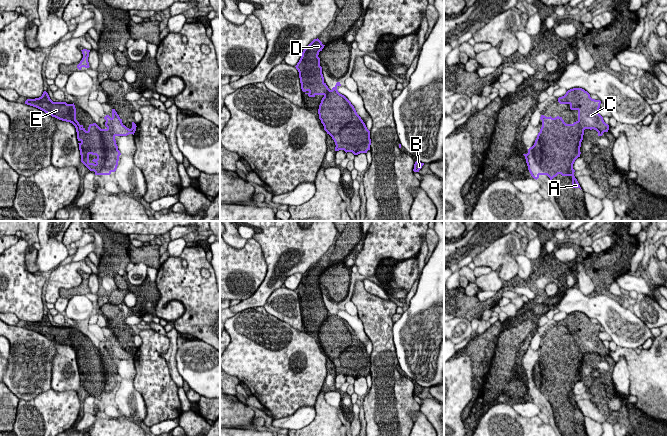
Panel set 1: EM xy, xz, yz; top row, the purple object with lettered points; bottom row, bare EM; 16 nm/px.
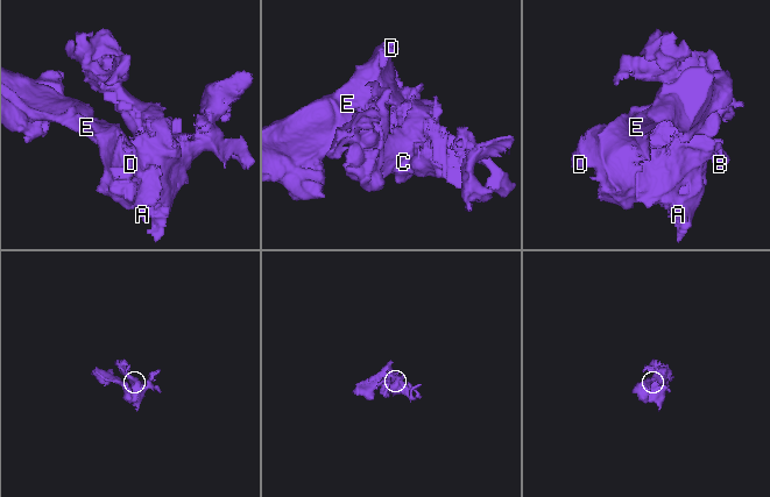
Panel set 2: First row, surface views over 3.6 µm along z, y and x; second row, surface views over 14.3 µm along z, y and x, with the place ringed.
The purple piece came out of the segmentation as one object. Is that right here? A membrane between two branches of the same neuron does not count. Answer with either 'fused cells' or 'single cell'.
fused cells

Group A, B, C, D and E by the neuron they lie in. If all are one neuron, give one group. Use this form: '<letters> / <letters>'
A B C / D E

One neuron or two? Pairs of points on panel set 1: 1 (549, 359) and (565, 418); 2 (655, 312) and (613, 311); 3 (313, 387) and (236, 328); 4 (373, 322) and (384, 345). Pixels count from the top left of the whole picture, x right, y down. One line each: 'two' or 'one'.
1: one
2: two
3: one
4: one

